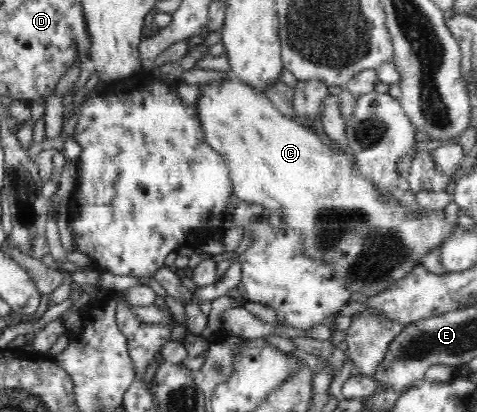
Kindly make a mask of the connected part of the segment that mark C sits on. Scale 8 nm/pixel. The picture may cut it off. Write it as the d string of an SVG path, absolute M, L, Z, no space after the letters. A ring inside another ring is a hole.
M230 76L225 78L222 82L209 82L209 85L200 87L201 99L197 101L195 107L197 117L199 118L202 130L204 131L205 141L209 144L209 147L220 153L229 166L231 184L233 184L234 197L237 200L243 200L248 203L254 203L262 205L263 210L269 209L269 211L275 211L275 209L282 209L281 223L289 228L294 229L298 233L302 234L304 238L303 254L309 256L311 260L324 261L327 266L331 266L335 270L335 274L339 278L343 278L345 282L345 288L351 293L364 293L367 299L374 295L380 294L384 289L389 289L393 284L397 283L401 278L409 275L419 263L420 259L427 252L436 247L442 247L445 245L445 241L449 237L453 237L453 231L457 229L458 223L447 223L444 219L444 209L429 209L422 208L421 211L410 211L406 205L401 202L393 202L388 200L382 195L378 188L375 187L375 183L367 178L364 178L357 169L357 165L353 163L346 154L334 153L326 144L321 142L321 139L311 129L306 129L305 126L301 126L299 122L295 122L293 118L289 118L287 114L279 112L268 99L267 96L260 95L255 87L246 85L245 82Z

